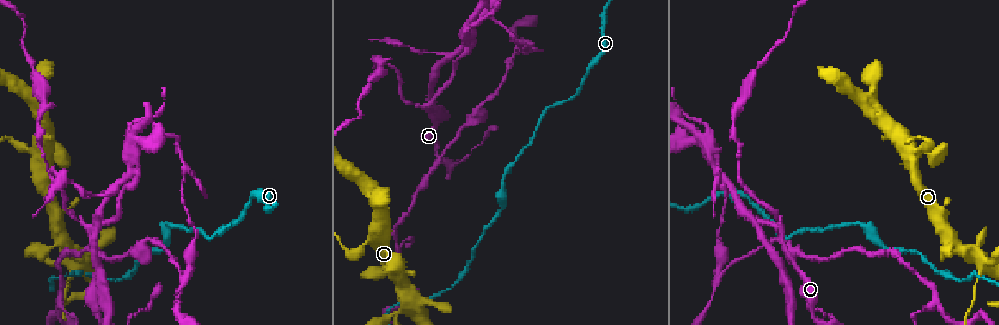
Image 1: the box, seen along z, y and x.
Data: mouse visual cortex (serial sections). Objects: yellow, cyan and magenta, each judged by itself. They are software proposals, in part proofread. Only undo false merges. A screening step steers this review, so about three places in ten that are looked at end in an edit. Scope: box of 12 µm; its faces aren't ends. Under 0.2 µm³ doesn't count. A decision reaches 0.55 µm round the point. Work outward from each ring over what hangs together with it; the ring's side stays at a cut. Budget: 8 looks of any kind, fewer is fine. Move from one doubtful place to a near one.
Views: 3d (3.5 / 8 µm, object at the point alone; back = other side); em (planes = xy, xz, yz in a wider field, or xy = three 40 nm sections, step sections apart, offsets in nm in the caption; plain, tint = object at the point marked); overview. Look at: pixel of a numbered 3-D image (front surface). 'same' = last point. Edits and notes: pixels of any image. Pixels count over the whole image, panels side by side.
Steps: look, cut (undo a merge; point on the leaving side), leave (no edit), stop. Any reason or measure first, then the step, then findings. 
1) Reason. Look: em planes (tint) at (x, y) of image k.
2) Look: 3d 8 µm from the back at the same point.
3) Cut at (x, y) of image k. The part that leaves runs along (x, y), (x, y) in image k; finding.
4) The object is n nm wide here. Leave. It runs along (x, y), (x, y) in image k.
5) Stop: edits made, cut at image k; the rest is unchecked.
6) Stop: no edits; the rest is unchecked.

Sharp bend. Look: 3d 3.5 µm at (544, 112) of image 1.

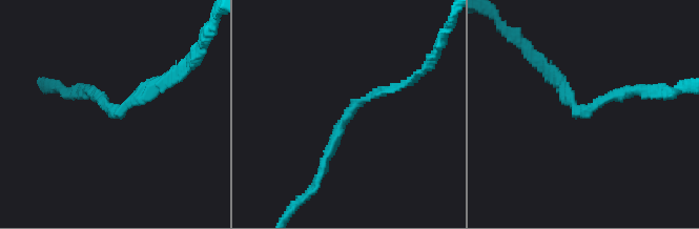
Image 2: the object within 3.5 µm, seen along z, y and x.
The arms are 150, 150 nm wide; now the EM. Look: em xy step 5 (tint) at (354, 108) of image 2.

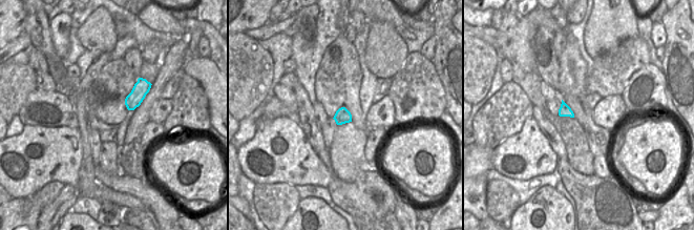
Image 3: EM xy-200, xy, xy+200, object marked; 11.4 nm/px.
The object is 180 nm wide here. Leave. It runs along (407, 81), (355, 105), (323, 165) in image 2; continuous, no second cell.

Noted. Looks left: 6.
Three arms meet. Look: 3d 3.5 µm from the back at (780, 229) of image 1.

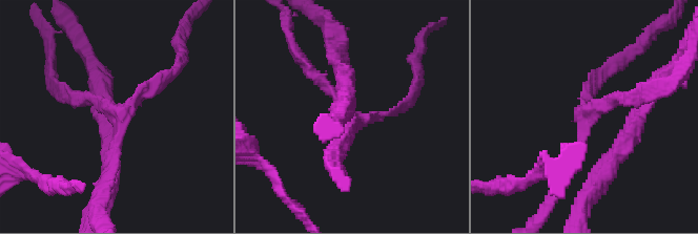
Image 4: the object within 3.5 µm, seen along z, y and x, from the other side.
Look: em planes (tint) at (581, 114) of image 4.

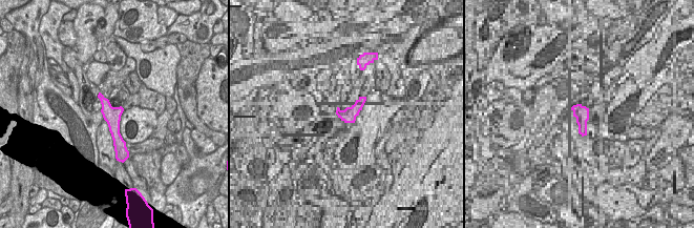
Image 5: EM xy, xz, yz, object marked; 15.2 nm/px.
Another direction. Look: em xy step 1 (tint) at the same point.

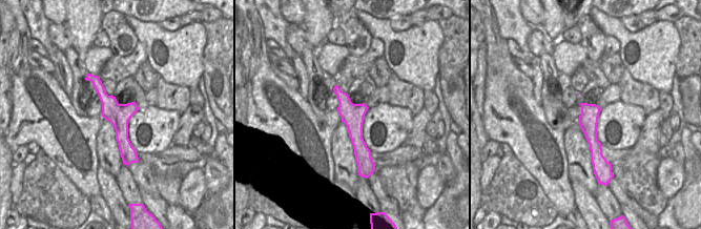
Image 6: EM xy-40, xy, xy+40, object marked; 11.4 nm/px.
The arms are 100, 150, 200 nm wide. Leave. It runs along (563, 181), (582, 115), (631, 97) in image 4; one cell here.

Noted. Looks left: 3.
Three-way junction. Look: 3d 3.5 µm at (132, 138) of image 1.

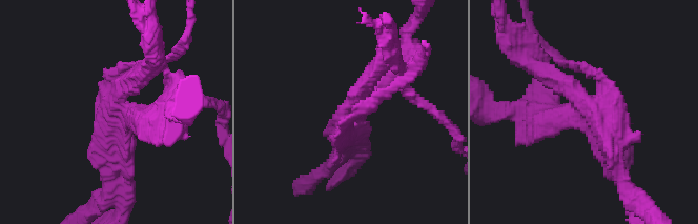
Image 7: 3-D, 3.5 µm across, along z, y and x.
Now the EM. Look: em planes (tint) at (349, 111) of image 7.

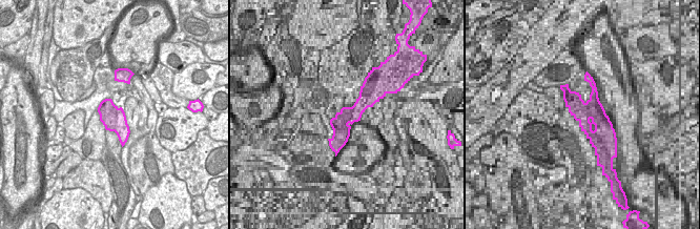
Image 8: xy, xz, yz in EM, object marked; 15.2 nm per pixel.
Look: em xy step 1 (tint) at the same point.

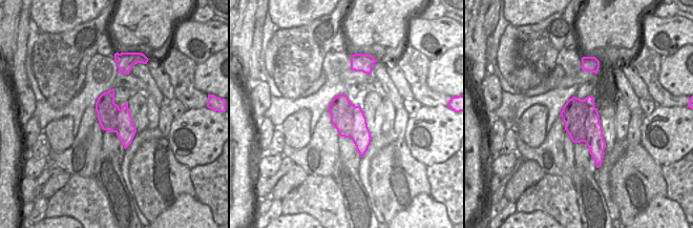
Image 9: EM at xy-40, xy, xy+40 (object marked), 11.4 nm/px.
Cut at (541, 65) of image 7. A second cell is stuck on.

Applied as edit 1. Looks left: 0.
Stop: edits made, cut at image 7; the rest is unchecked.

